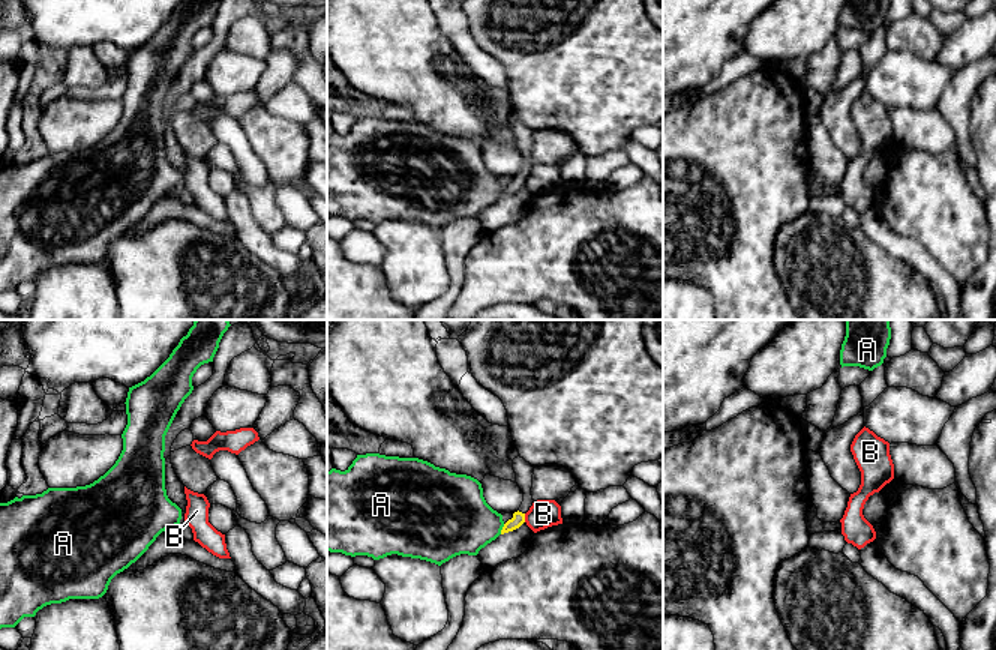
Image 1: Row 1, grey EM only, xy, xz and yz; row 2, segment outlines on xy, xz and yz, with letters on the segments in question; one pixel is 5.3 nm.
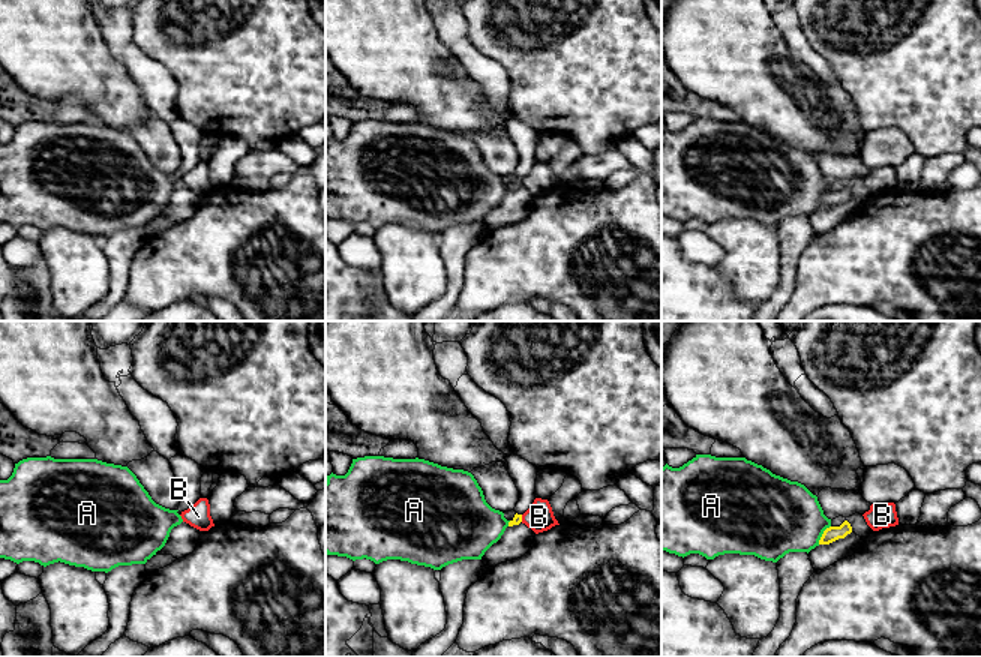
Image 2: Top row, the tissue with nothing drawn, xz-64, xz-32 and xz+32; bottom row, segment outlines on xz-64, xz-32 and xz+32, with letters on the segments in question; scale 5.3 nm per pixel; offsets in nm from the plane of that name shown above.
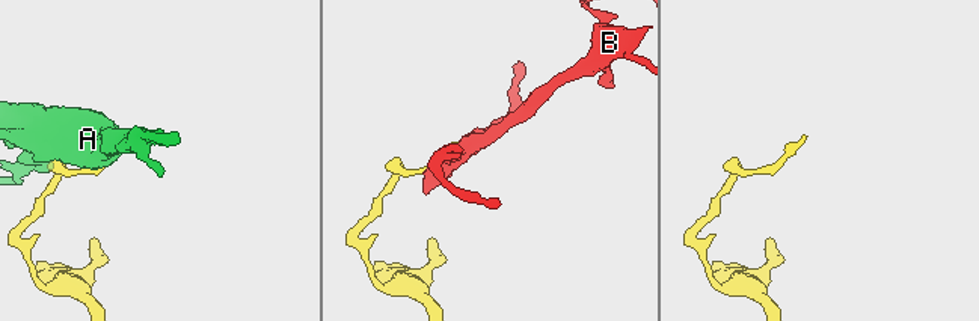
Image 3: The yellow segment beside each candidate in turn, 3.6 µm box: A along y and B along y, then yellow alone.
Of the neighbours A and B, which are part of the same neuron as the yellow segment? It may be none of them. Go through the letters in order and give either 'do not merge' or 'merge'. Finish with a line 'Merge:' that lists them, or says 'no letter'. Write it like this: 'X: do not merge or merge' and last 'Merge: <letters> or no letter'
A: do not merge
B: do not merge
Merge: no letter

